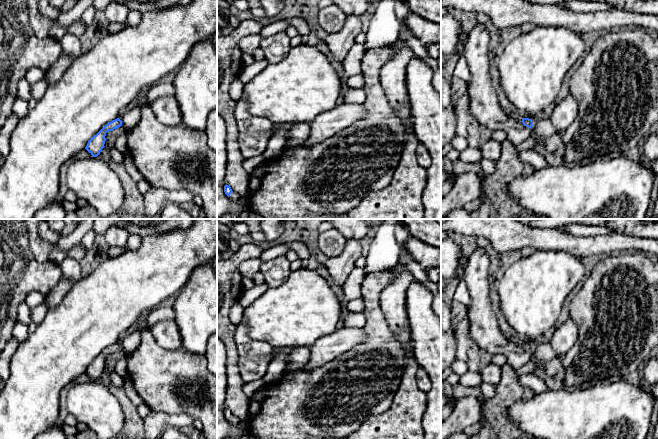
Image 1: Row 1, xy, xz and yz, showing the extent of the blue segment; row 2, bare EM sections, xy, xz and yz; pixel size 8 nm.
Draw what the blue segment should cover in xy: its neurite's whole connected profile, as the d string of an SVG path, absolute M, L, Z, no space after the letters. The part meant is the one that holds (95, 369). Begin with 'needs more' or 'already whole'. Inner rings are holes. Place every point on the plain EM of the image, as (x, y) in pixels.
already whole; M119 342L107 347L96 359L94 359L88 365L85 373L92 379L92 381L97 381L104 372L106 357L108 355L113 355L120 350L122 350L122 345Z

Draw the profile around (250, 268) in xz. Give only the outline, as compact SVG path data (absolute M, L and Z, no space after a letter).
M260 258L246 260L241 263L240 272L244 277L253 279L260 272L261 263Z

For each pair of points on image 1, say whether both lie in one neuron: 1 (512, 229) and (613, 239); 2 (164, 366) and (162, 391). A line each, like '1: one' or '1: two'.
1: one
2: one

